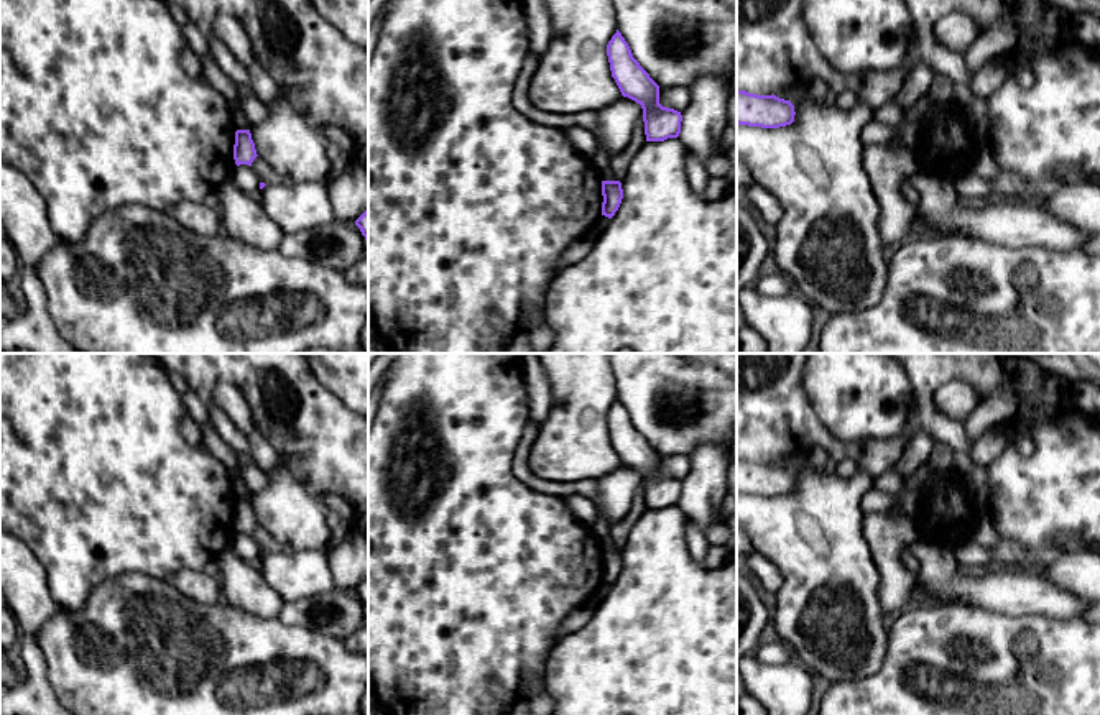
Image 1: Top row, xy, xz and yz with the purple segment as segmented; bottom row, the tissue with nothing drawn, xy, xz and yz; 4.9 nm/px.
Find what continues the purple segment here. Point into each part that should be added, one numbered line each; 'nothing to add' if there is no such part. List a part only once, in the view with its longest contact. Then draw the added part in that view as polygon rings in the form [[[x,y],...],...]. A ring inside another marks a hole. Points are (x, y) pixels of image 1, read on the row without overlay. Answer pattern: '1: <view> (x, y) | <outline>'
nothing to add

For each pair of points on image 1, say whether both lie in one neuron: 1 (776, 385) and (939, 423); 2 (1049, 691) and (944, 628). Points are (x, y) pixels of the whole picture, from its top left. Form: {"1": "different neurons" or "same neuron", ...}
{"1": "same neuron", "2": "same neuron"}

